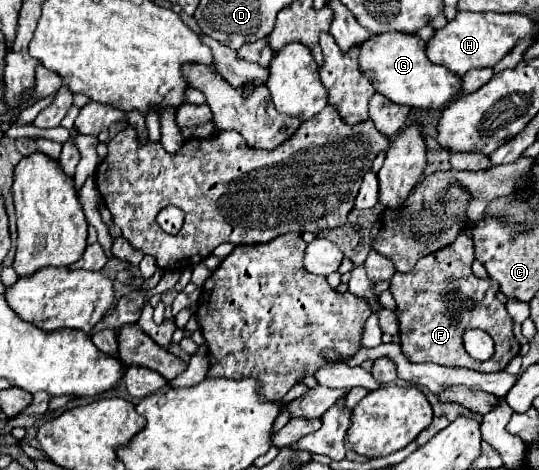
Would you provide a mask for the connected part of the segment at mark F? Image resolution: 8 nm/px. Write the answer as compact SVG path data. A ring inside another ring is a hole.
M462 231L460 237L452 245L448 245L448 247L444 247L444 249L432 253L432 255L422 257L414 265L412 271L396 273L392 277L390 293L396 299L396 315L398 315L398 323L400 323L400 349L404 353L404 357L408 357L408 361L438 363L438 365L444 365L444 367L466 367L466 369L474 369L474 371L482 371L482 373L494 373L494 371L504 371L506 365L510 363L510 359L520 353L520 343L516 341L516 337L512 333L512 325L514 325L512 317L508 315L504 303L496 297L496 293L498 293L496 281L474 277L472 269L470 269L472 261L474 261L472 237L470 237L470 231ZM466 297L476 301L476 307L472 311L462 311L458 307L460 301L466 299ZM472 327L478 327L478 329L486 331L496 343L496 353L488 361L472 359L462 345L462 331L472 329Z

